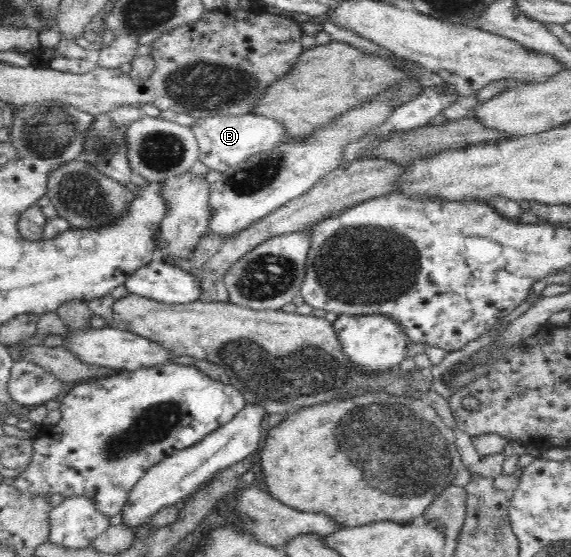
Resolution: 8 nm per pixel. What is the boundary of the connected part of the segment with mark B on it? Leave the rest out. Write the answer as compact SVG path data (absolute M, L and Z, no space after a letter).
M252 113L232 116L211 116L208 118L195 118L191 124L191 129L196 136L199 149L199 160L210 170L216 170L220 173L226 172L232 166L246 162L248 158L262 154L266 150L278 148L282 142L288 142L288 139L300 139L288 137L285 128L278 124L273 118Z

